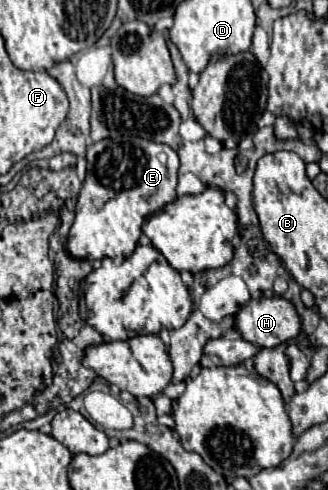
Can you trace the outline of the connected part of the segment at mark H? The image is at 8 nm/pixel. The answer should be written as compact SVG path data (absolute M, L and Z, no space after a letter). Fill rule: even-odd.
M252 297L250 305L242 305L242 309L234 313L234 329L242 339L256 347L276 347L300 333L300 317L292 303L284 297Z

